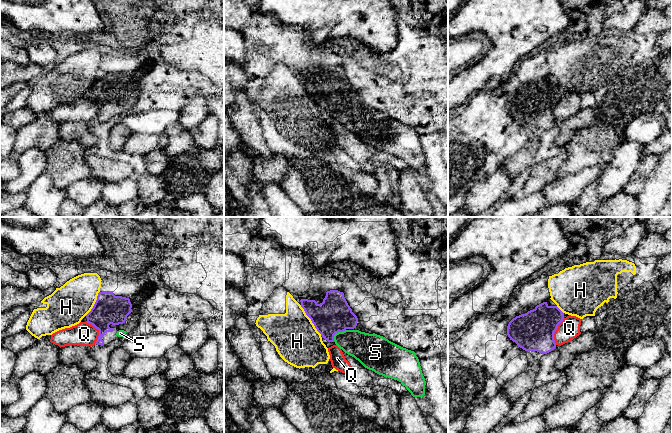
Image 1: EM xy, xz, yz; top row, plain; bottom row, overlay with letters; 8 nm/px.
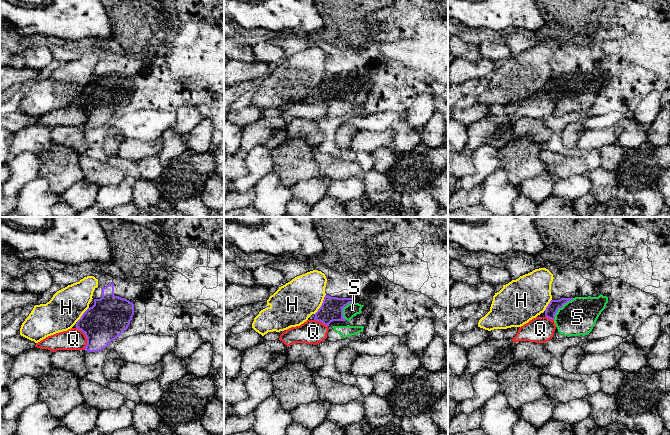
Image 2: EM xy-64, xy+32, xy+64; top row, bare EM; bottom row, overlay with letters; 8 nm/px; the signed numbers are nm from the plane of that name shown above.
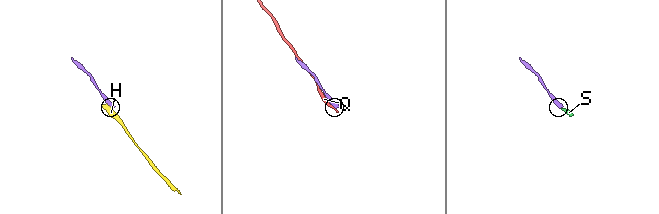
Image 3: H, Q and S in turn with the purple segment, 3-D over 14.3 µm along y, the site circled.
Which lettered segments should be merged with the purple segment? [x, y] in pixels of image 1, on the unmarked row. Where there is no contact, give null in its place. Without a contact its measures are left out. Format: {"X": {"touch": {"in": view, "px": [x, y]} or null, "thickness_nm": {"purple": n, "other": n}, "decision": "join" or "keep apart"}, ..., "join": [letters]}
{"H": {"touch": {"in": "xz", "px": [311, 96]}, "thickness_nm": {"purple": 280, "other": 360}, "decision": "keep apart"}, "Q": {"touch": {"in": "yz", "px": [555, 106]}, "thickness_nm": {"purple": 320, "other": 170}, "decision": "keep apart"}, "S": {"touch": {"in": "xz", "px": [337, 108]}, "thickness_nm": {"purple": 280, "other": 240}, "decision": "join"}, "join": ["S"]}

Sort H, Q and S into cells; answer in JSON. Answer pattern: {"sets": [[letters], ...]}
{"sets": [["H"], ["Q"], ["S"]]}

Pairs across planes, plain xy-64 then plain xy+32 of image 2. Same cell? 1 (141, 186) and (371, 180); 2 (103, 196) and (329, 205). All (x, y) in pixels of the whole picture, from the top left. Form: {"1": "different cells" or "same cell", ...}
{"1": "same cell", "2": "different cells"}

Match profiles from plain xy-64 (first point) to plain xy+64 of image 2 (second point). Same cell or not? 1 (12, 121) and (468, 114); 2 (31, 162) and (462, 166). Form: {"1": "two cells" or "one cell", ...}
{"1": "one cell", "2": "two cells"}

